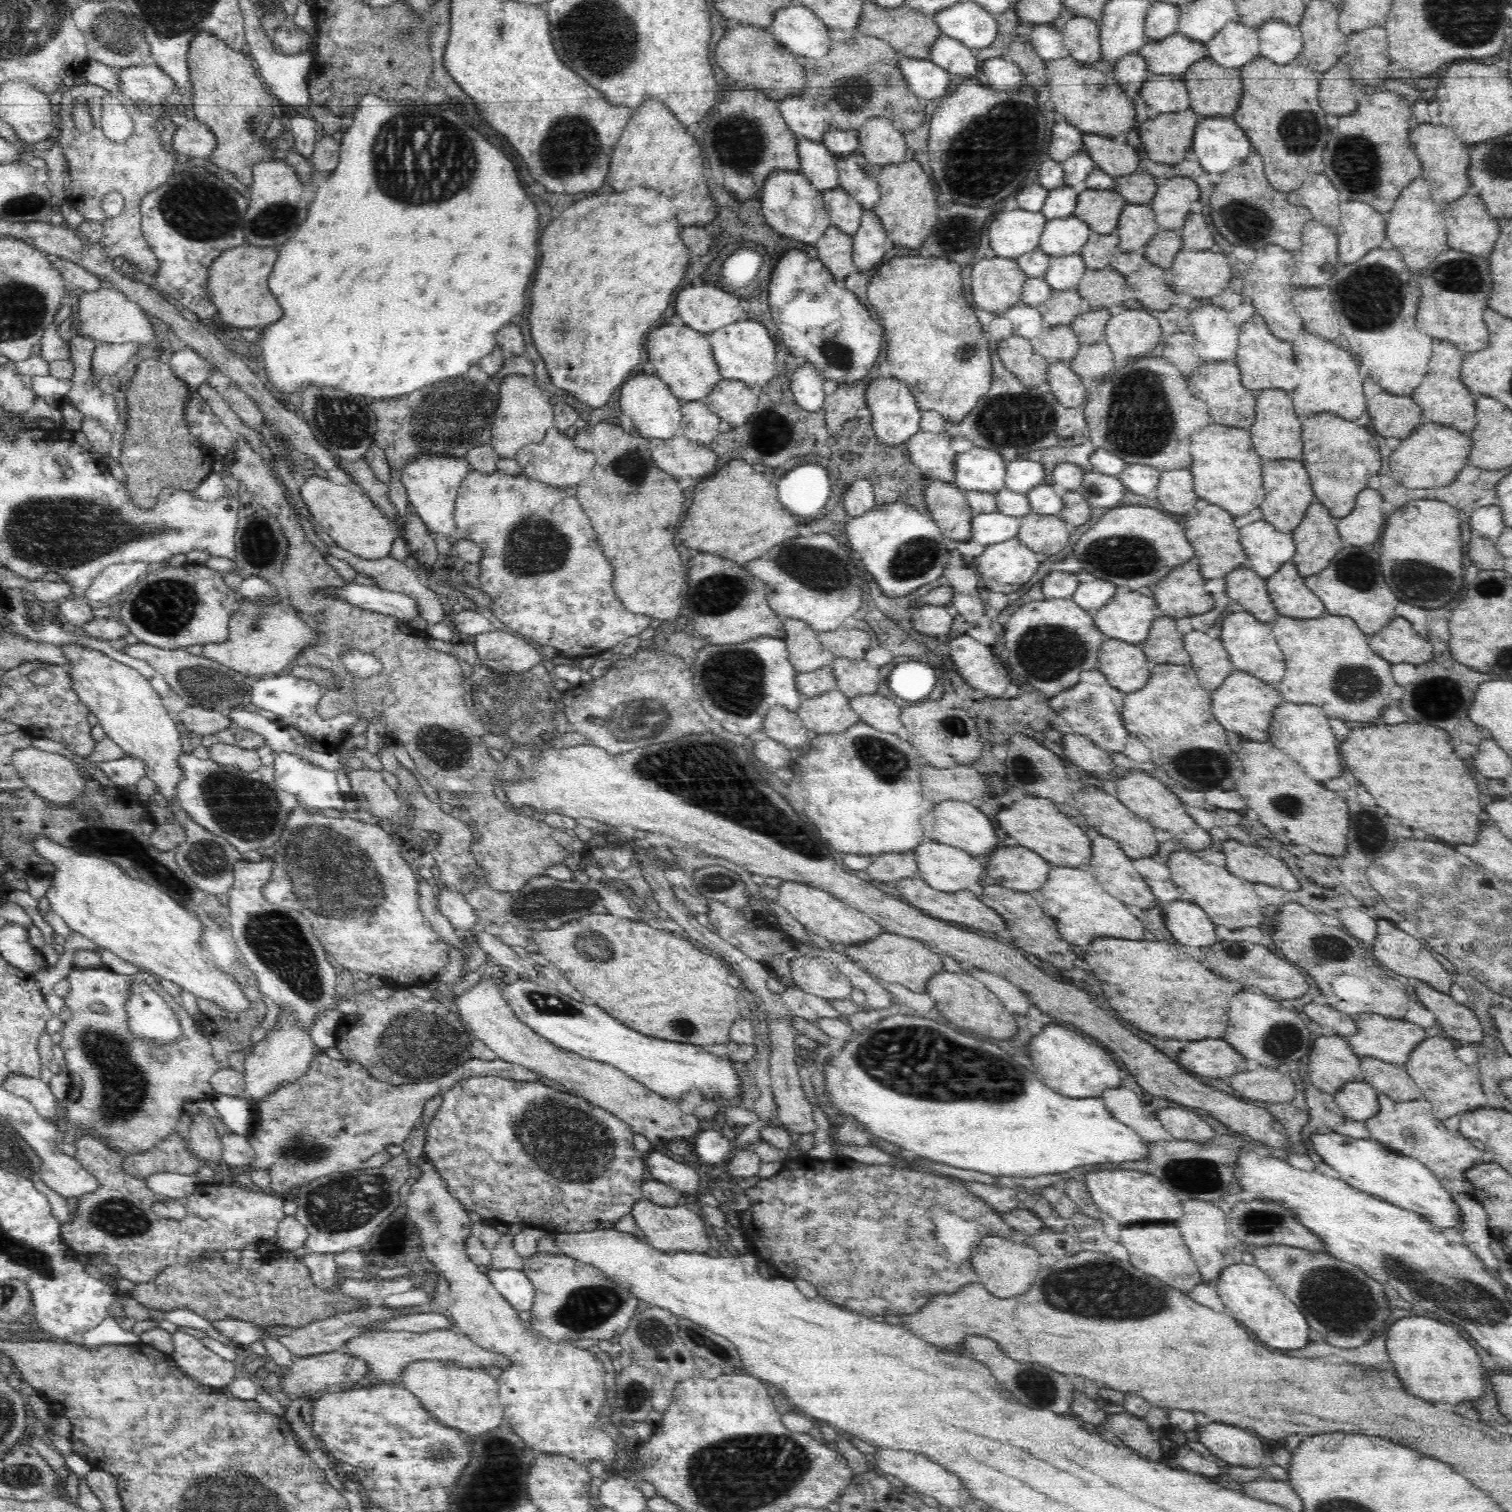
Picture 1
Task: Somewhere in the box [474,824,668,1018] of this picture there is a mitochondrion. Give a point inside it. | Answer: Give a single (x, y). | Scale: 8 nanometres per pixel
(539, 903)

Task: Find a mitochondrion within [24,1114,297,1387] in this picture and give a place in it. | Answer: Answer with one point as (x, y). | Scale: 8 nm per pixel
(120, 1217)

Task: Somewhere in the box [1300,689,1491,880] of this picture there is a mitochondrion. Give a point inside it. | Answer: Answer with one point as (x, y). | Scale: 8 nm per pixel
(1370, 836)

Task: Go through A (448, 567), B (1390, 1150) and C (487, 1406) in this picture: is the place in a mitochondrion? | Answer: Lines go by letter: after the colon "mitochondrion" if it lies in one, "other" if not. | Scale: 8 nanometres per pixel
A: other
B: other
C: other

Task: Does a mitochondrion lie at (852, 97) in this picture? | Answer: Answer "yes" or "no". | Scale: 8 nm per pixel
yes

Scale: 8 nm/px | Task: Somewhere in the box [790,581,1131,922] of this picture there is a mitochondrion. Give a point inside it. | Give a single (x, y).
(1046, 653)

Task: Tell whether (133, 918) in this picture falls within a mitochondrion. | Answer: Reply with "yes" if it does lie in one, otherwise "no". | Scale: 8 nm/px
no

